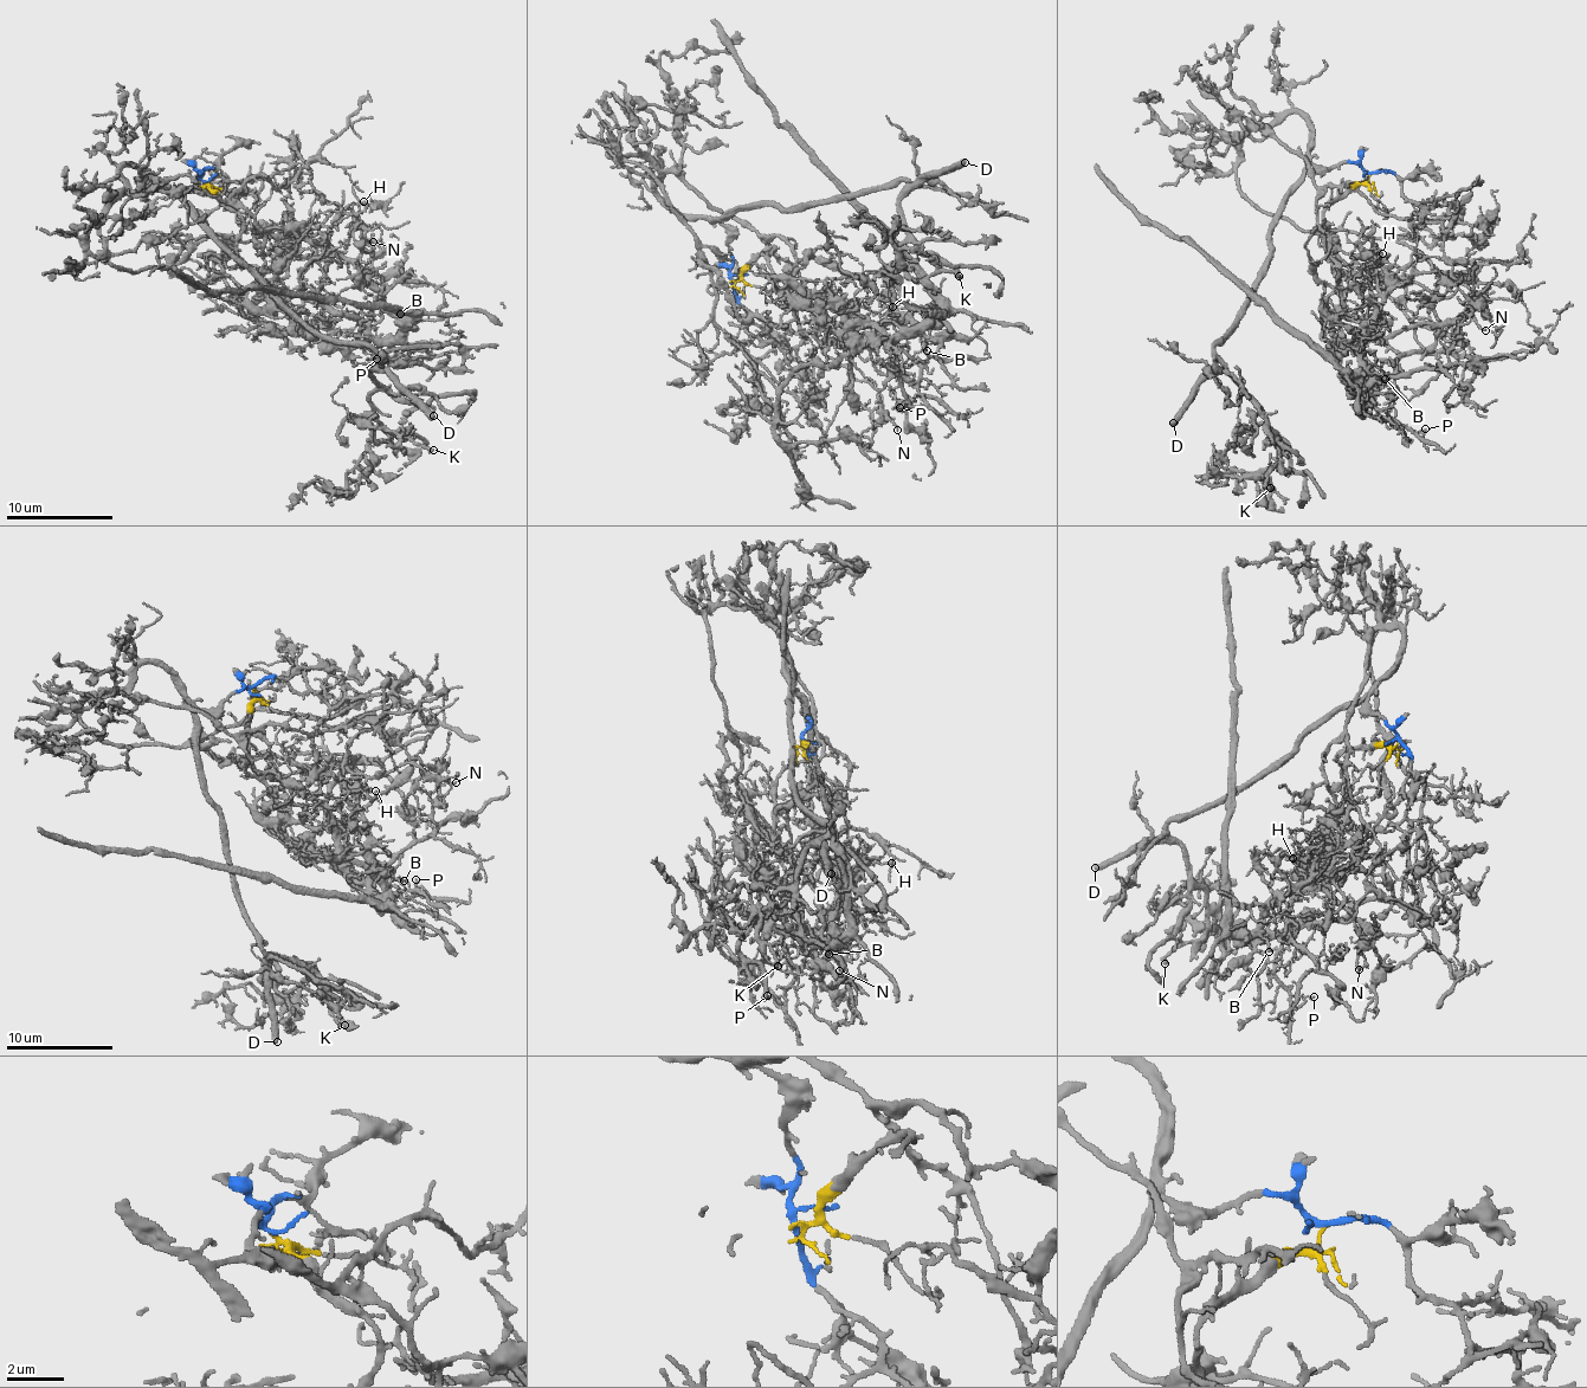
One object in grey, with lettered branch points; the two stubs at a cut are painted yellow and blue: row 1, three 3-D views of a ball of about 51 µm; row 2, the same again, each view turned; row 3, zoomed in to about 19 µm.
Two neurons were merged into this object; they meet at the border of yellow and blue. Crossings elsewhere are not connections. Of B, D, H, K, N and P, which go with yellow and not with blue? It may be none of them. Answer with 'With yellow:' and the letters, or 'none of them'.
With yellow: B, H, P

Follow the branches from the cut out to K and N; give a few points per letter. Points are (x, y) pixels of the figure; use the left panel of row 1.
K: (199, 176), (184, 197), (223, 244), (309, 328), (369, 348), (371, 380), (379, 385), (374, 420), (432, 450)
N: (199, 176), (187, 193), (122, 176), (224, 199), (300, 172), (372, 243)

